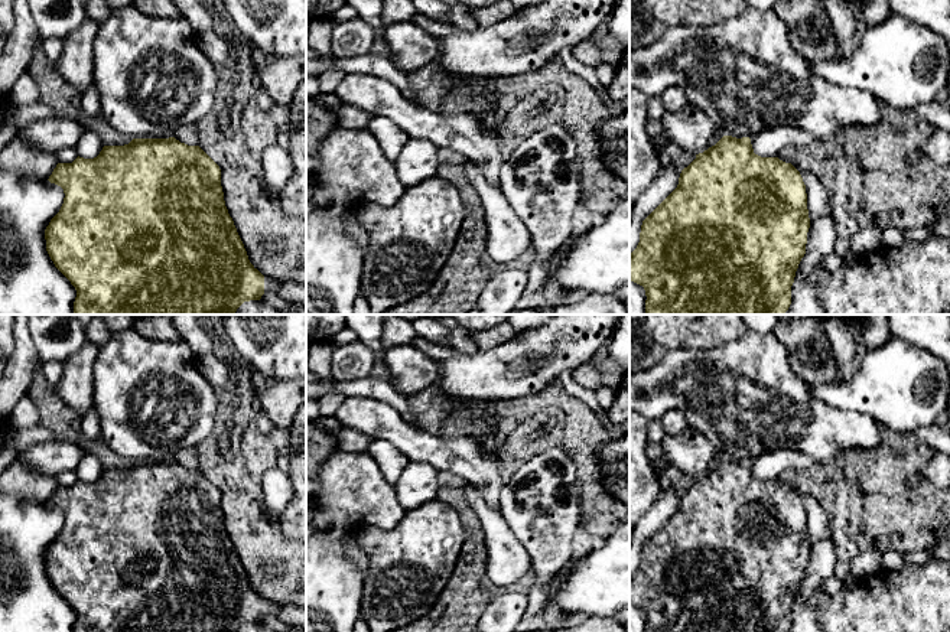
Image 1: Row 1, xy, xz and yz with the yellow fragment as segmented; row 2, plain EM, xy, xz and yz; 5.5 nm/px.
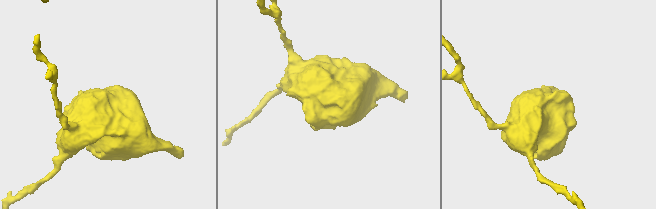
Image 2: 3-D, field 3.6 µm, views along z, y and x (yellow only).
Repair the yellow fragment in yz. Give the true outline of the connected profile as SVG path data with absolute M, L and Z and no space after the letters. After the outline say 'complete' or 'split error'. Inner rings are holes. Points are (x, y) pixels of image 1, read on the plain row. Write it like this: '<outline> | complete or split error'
M723 459L715 469L696 478L681 493L677 511L642 544L640 566L629 577L629 605L644 610L645 632L788 632L796 594L806 577L809 551L807 517L800 495L778 480L755 478L749 460Z | complete

